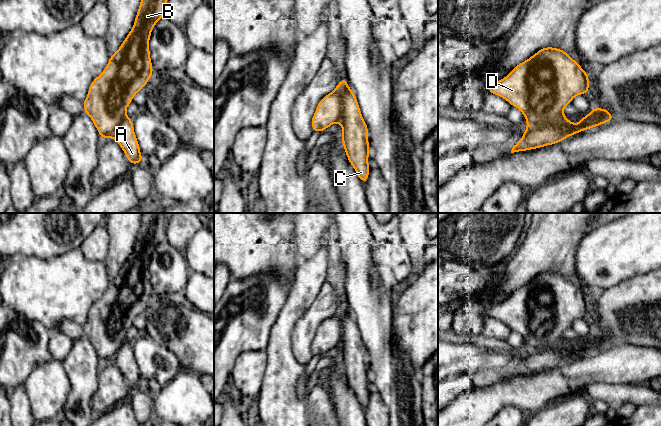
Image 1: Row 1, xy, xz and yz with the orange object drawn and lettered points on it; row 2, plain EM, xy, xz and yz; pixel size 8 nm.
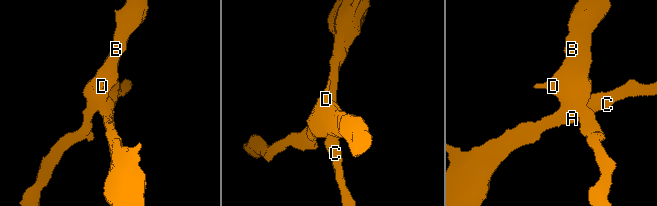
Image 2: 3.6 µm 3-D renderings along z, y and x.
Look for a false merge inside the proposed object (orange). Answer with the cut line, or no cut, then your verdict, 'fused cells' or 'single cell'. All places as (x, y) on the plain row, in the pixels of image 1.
cut in yz along (566, 343), (558, 348), (548, 348), (526, 353); fused cells

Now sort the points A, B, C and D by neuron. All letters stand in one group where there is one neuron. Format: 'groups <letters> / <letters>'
groups A C / B D

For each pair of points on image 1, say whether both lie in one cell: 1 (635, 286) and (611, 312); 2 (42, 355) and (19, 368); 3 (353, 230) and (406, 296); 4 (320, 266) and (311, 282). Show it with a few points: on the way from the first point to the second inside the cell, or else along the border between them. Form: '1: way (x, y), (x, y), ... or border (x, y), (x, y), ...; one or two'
1: way (631, 292), (617, 306); one
2: way (36, 355), (32, 355), (25, 362); one
3: border (397, 294), (394, 298); two
4: way (316, 270), (311, 275), (311, 278); one

